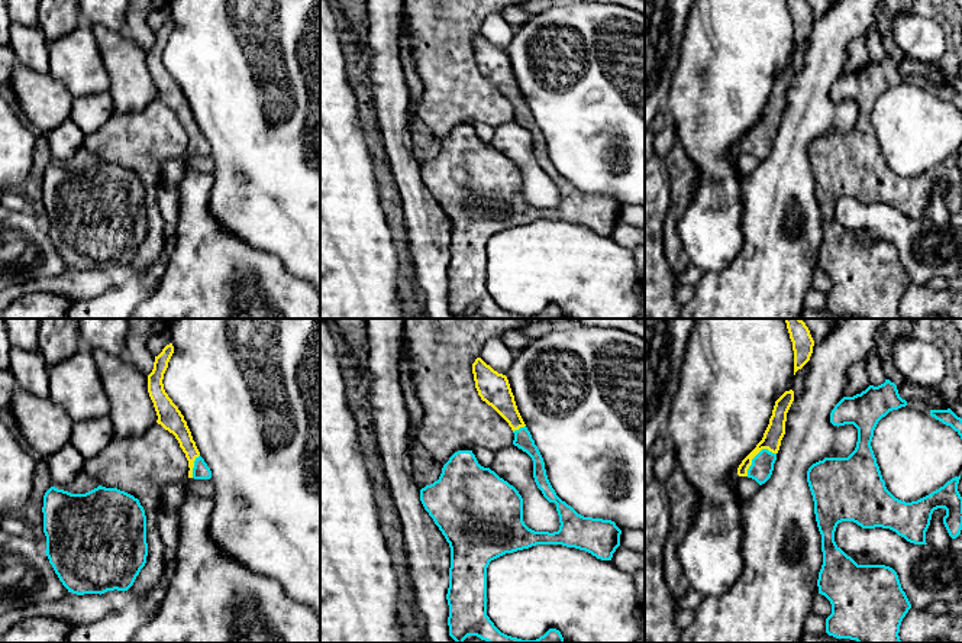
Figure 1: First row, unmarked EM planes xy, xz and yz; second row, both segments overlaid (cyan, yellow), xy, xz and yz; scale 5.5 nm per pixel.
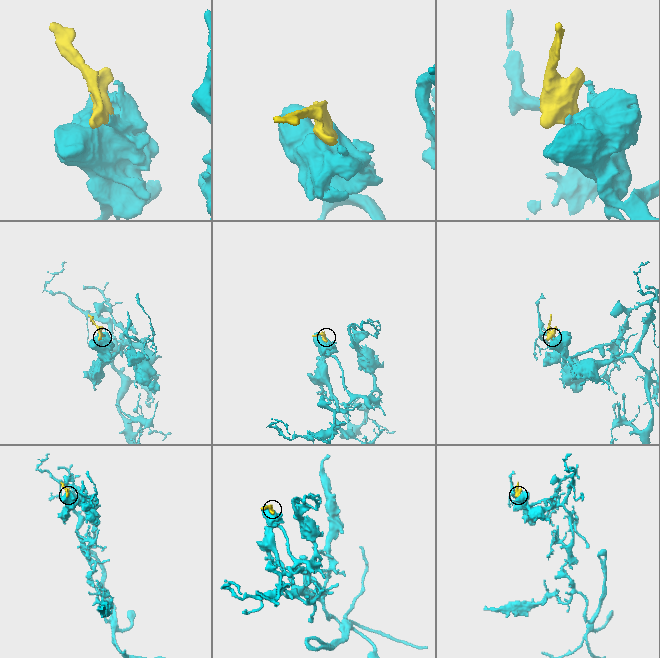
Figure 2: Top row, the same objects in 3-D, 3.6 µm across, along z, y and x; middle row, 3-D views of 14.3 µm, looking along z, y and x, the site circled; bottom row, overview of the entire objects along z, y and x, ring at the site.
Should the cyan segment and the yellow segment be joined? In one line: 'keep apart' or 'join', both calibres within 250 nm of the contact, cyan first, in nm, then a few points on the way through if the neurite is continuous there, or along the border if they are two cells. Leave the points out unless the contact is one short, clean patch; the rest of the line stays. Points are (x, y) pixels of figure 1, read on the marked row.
join | 130/110 nm | across yz (761, 469), (755, 456), (771, 440), (775, 430)

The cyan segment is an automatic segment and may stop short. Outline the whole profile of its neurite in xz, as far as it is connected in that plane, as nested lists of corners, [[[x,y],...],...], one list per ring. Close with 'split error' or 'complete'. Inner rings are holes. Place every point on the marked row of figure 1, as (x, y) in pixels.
[[[481,358],[472,363],[475,388],[482,401],[491,405],[511,427],[513,445],[526,452],[533,461],[533,478],[549,503],[556,504],[559,530],[535,531],[523,521],[523,498],[507,481],[490,468],[478,463],[472,450],[458,450],[443,465],[438,481],[420,489],[420,501],[451,547],[449,588],[449,636],[464,643],[468,636],[477,636],[487,643],[564,643],[559,630],[549,629],[536,640],[522,640],[501,633],[487,615],[487,568],[491,560],[536,545],[562,545],[585,550],[601,560],[611,560],[620,546],[622,530],[611,520],[584,517],[562,501],[552,488],[543,458],[532,439],[514,401],[509,379],[498,374]]] | split error

